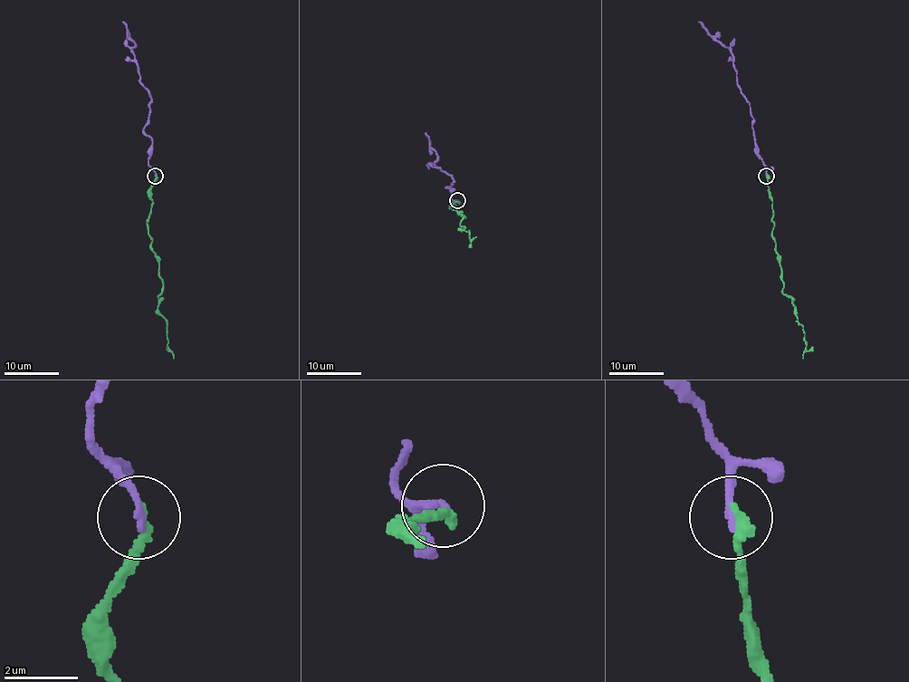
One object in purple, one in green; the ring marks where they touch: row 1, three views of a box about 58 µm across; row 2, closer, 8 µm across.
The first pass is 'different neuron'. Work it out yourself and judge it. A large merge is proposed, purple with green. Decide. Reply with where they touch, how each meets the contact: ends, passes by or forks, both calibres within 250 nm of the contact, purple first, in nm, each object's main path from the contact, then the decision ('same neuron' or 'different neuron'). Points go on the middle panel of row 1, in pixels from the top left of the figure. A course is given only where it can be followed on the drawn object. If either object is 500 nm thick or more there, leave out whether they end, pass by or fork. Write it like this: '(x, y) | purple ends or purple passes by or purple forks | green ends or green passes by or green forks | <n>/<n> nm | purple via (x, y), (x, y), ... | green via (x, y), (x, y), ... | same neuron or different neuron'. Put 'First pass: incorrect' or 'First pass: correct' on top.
First pass: incorrect
(457, 200) | purple ends | green ends | 200/240 nm | purple via (458, 201), (451, 198), (454, 190), (445, 187), (454, 180), (437, 168), (437, 154), (429, 146), (425, 132) | green via (458, 201), (450, 207), (464, 217), (461, 228), (469, 232), (469, 239), (475, 236) | same neuron

